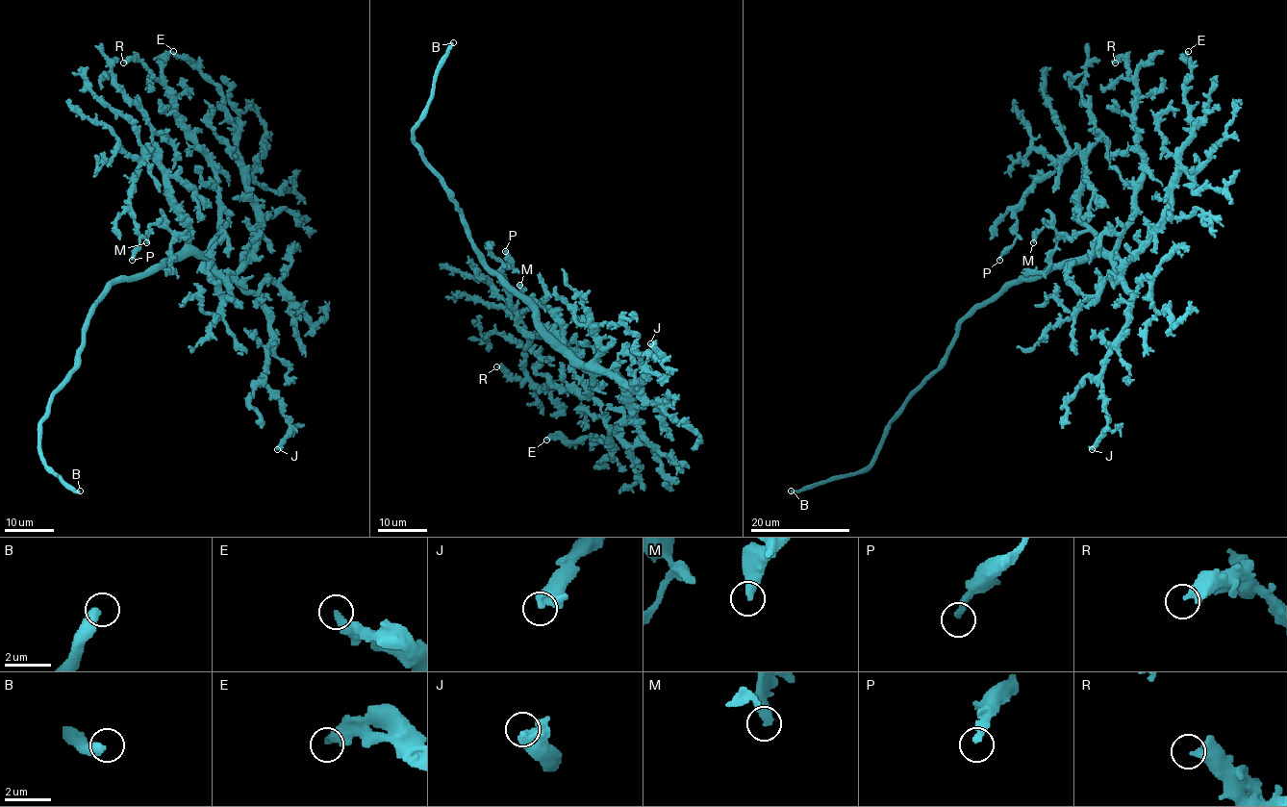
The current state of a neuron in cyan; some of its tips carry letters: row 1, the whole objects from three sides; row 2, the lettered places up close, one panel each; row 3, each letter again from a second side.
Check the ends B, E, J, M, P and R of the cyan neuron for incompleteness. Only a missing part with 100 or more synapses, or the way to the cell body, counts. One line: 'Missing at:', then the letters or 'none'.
Missing at: B

